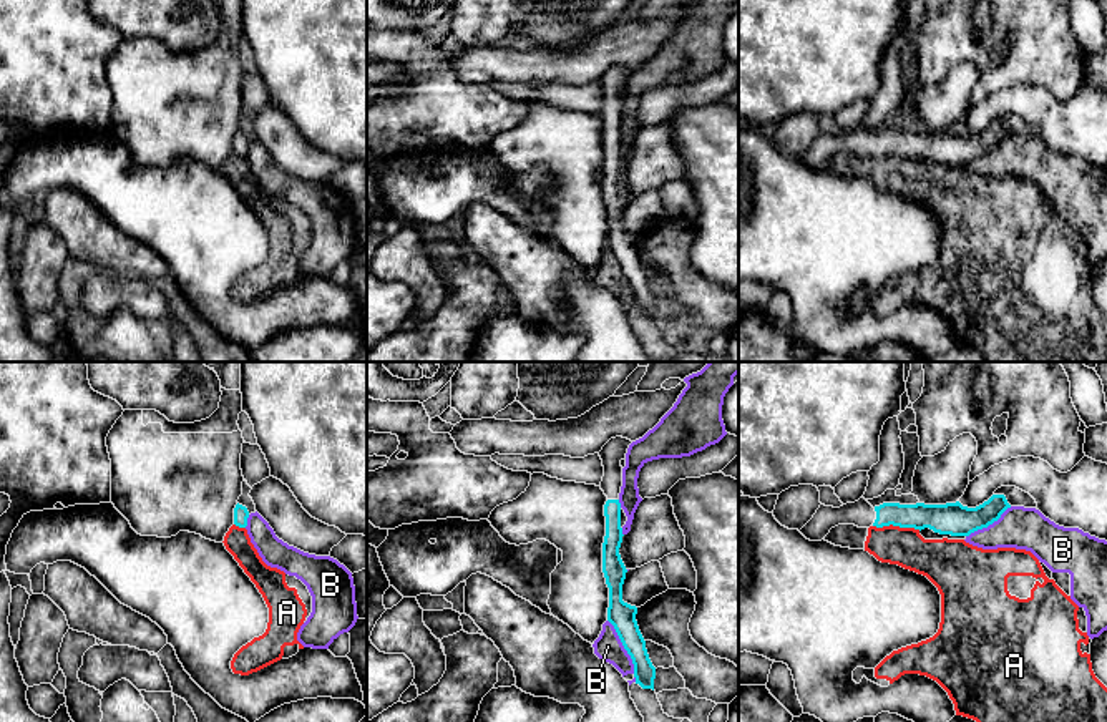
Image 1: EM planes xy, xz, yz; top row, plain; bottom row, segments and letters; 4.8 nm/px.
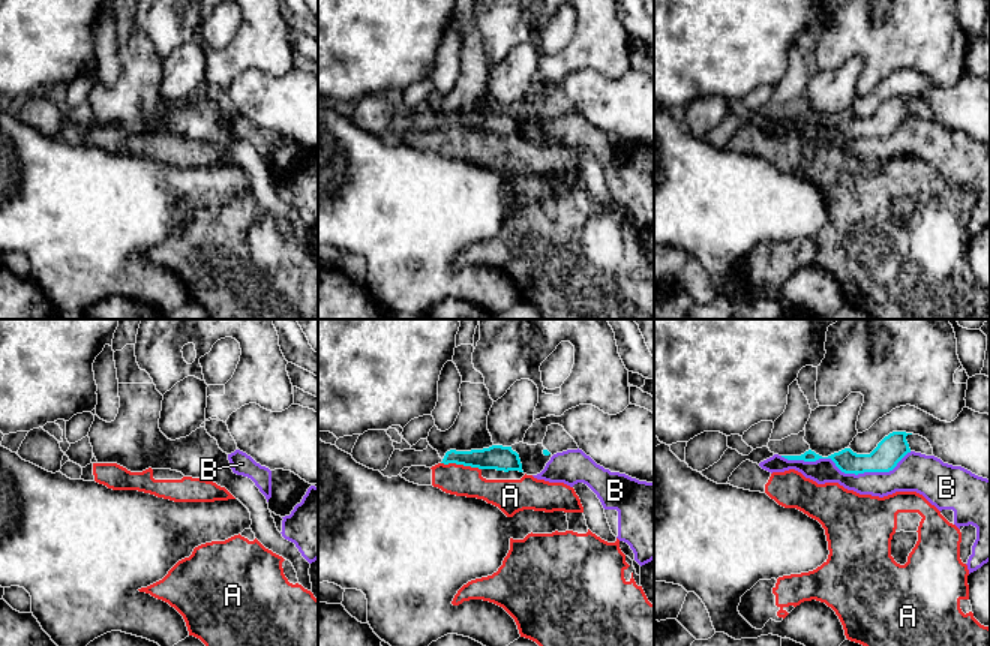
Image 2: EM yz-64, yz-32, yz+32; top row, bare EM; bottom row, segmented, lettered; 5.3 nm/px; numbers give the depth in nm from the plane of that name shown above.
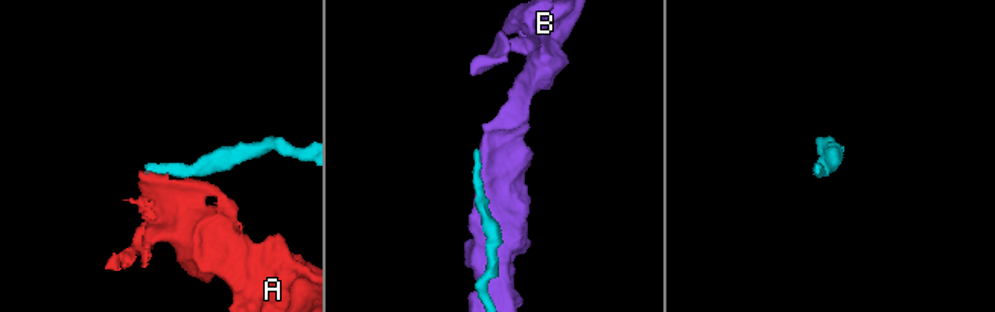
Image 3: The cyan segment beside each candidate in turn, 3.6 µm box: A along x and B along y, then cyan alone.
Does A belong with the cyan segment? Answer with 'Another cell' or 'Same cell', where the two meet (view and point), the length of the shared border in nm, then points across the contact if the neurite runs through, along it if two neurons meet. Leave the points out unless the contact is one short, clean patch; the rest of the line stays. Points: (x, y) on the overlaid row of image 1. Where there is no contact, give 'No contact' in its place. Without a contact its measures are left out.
Same cell. Touches cyan at yz (897, 525). Shared border 240 nm. Path across: yz (946, 518), (910, 518), (897, 525), (897, 538), (905, 546)

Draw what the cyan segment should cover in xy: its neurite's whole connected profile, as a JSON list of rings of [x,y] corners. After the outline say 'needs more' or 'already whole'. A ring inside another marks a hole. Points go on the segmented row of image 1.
[[[237,503],[234,524],[222,543],[262,594],[269,607],[269,622],[262,636],[254,637],[234,654],[231,669],[241,676],[289,659],[304,649],[297,641],[297,632],[312,612],[312,596],[307,586],[295,576],[262,561],[247,534],[247,518],[247,508]]]; needs more

